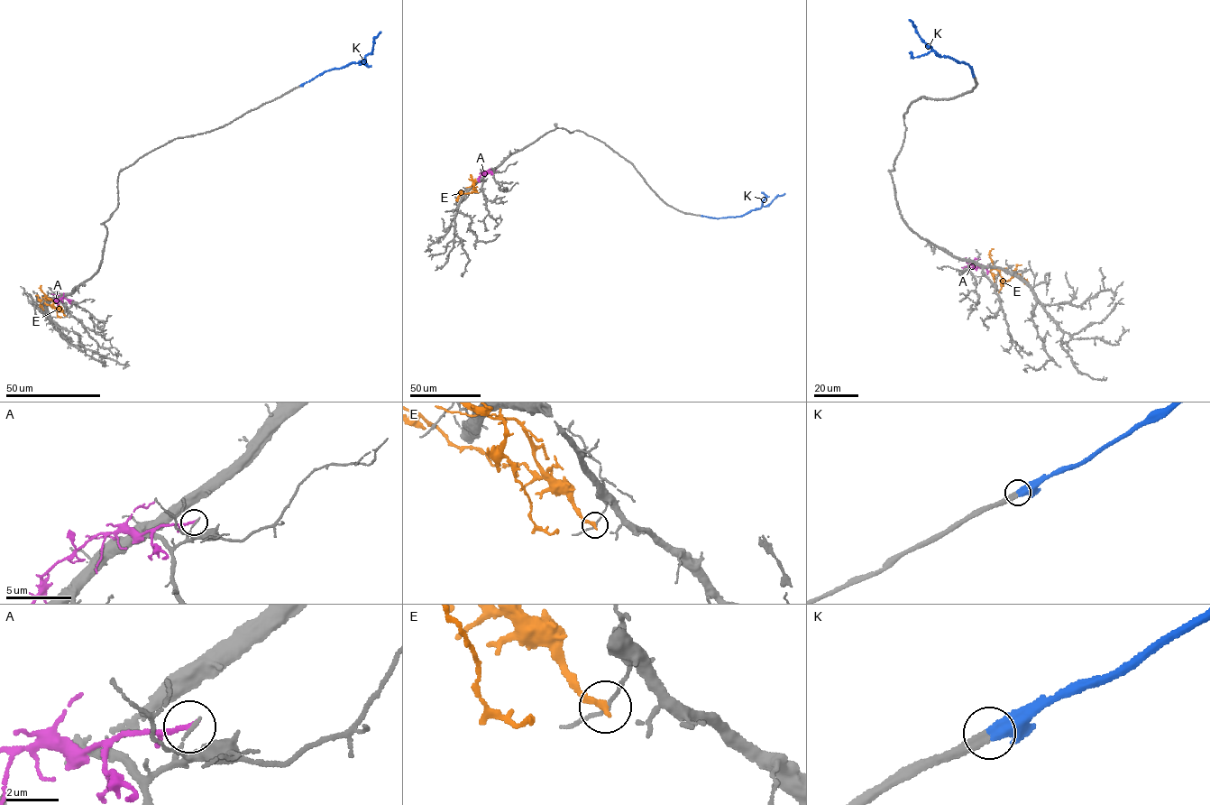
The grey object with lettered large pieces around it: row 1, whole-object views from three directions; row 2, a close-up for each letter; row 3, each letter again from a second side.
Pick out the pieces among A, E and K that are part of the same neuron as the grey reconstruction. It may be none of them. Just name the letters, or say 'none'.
K

